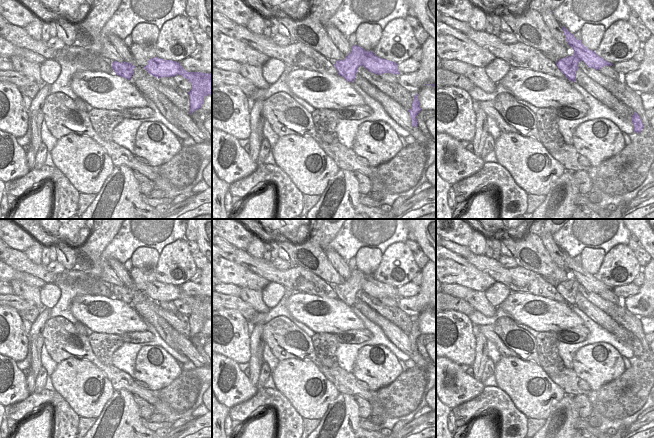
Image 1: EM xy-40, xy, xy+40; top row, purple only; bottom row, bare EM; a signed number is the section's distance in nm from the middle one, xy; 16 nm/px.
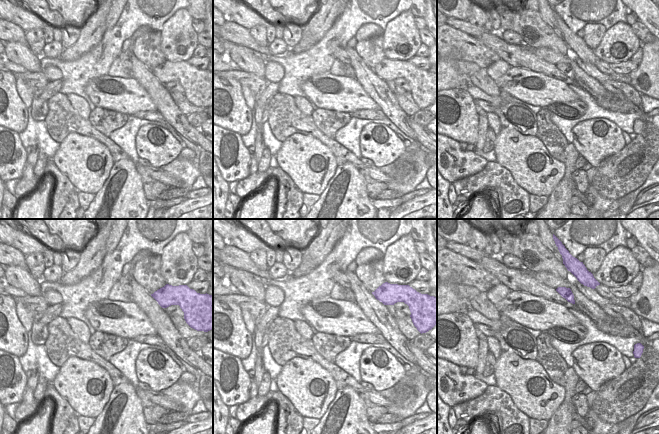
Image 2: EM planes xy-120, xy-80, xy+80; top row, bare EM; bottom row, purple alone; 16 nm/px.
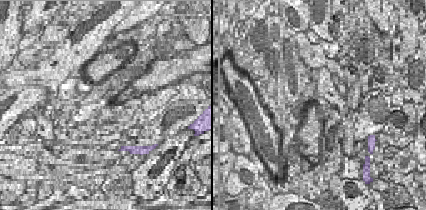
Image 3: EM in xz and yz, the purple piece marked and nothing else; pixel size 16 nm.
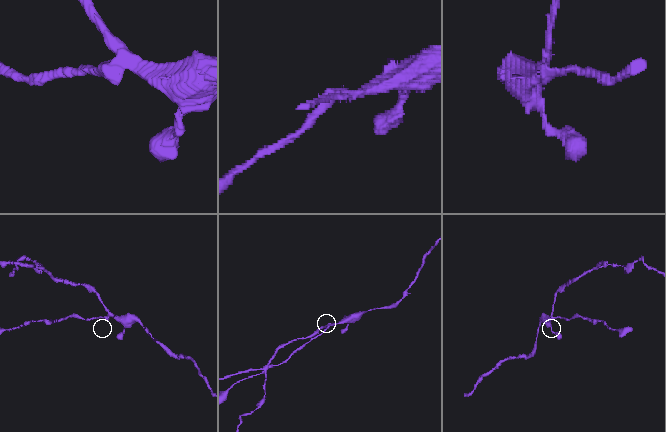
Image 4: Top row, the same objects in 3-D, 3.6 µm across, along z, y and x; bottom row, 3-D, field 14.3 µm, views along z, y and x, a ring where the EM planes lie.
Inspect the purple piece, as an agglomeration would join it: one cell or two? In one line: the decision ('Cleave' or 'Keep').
Cleave

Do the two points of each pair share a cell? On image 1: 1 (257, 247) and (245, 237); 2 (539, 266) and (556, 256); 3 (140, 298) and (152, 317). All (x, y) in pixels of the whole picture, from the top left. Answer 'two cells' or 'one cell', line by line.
1: two cells
2: two cells
3: one cell

